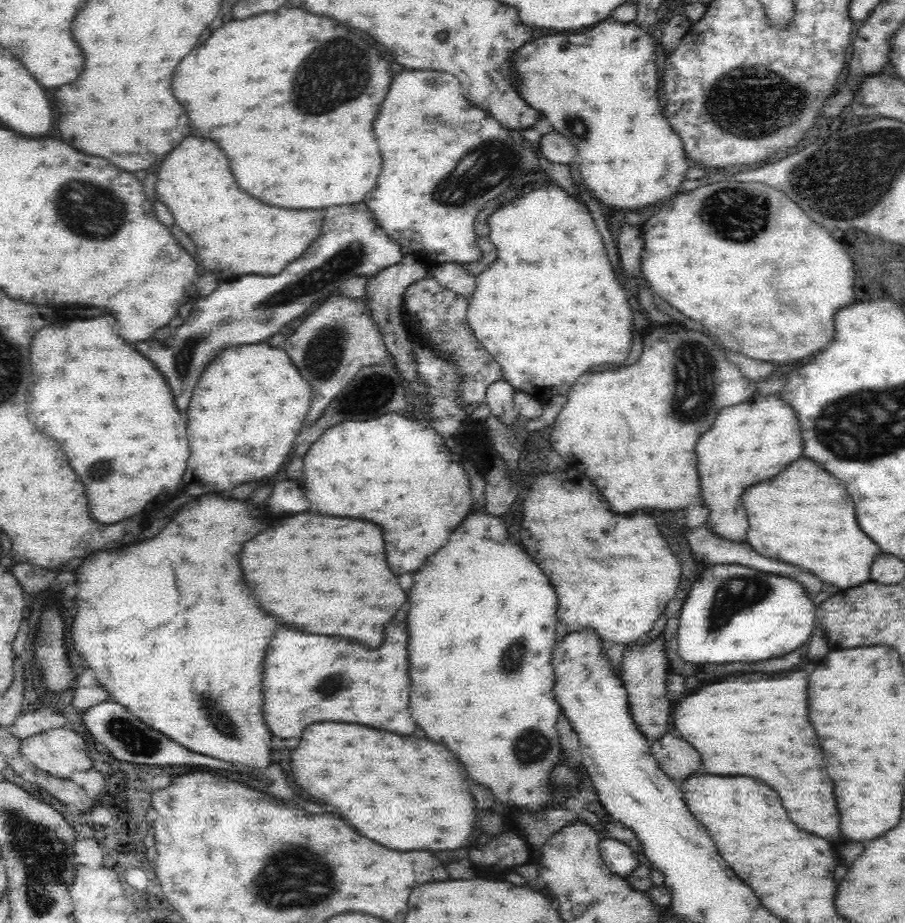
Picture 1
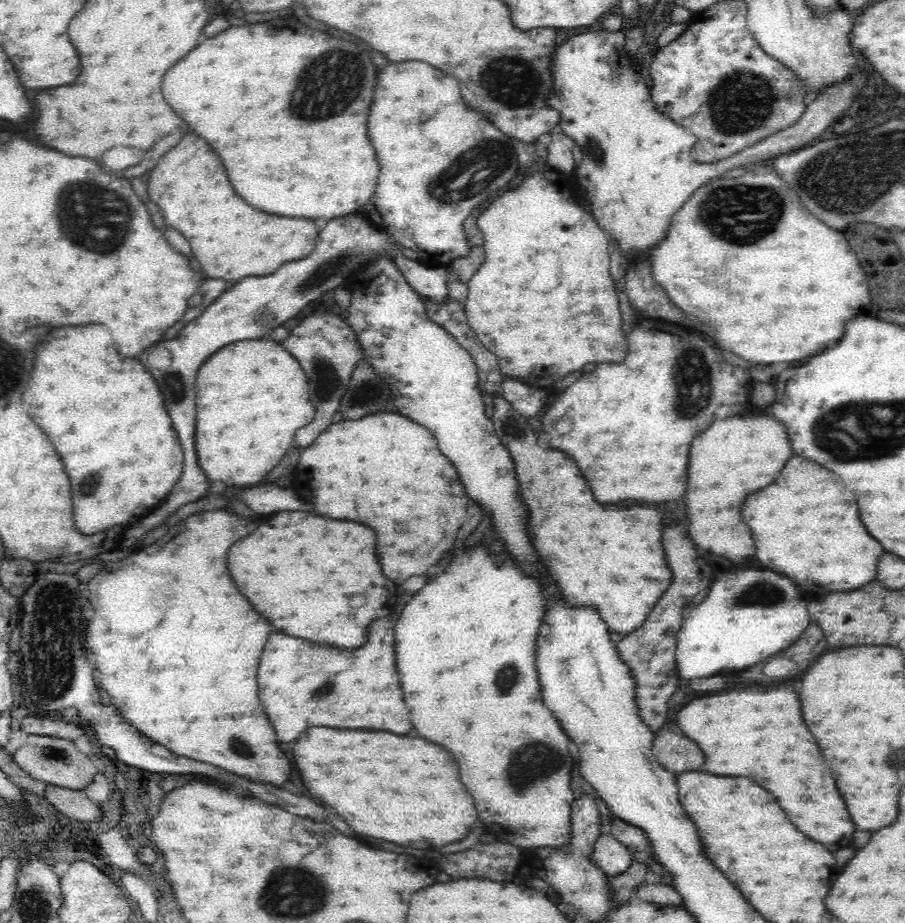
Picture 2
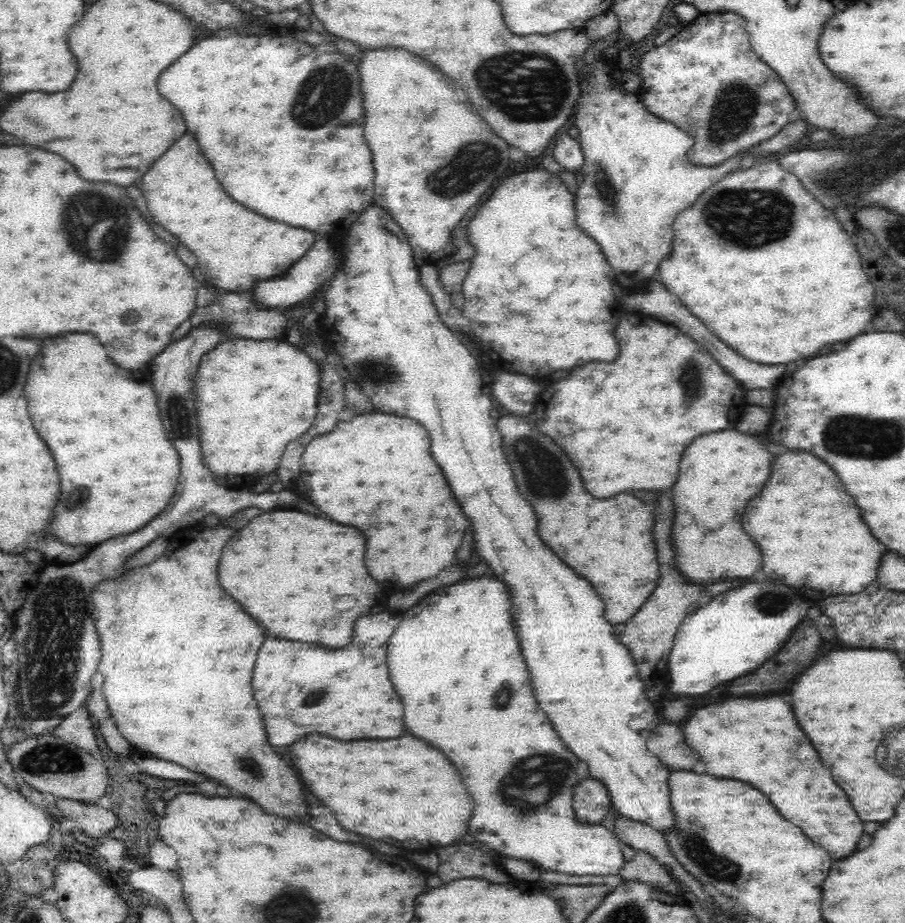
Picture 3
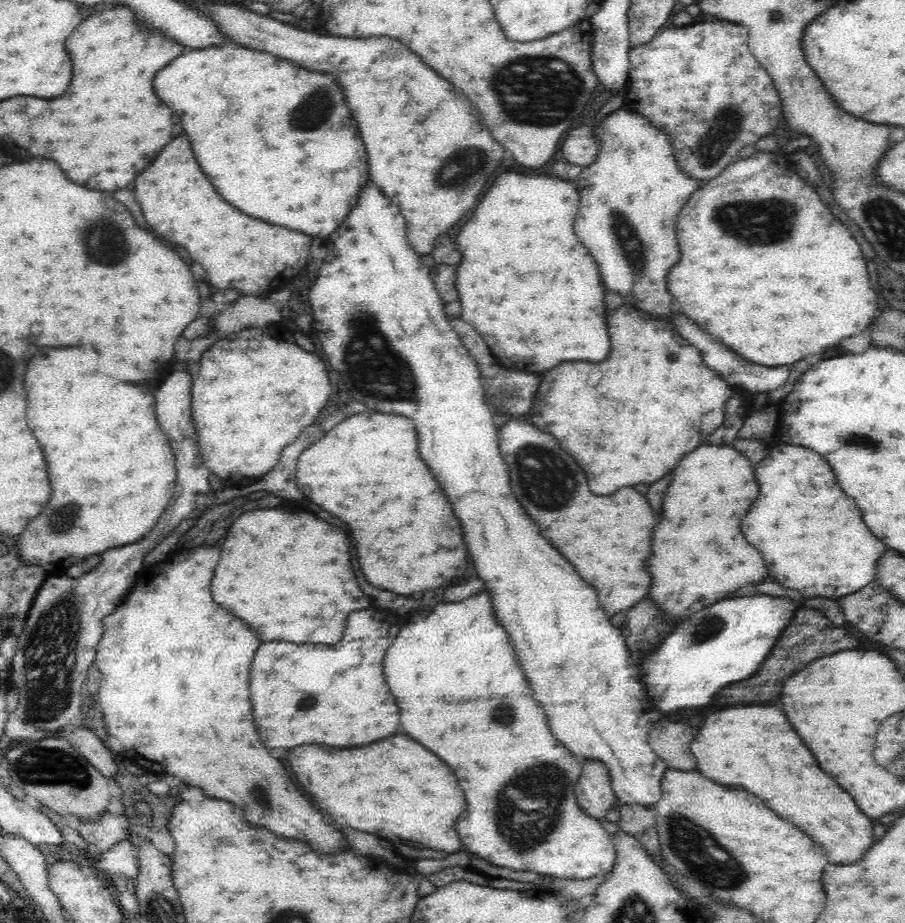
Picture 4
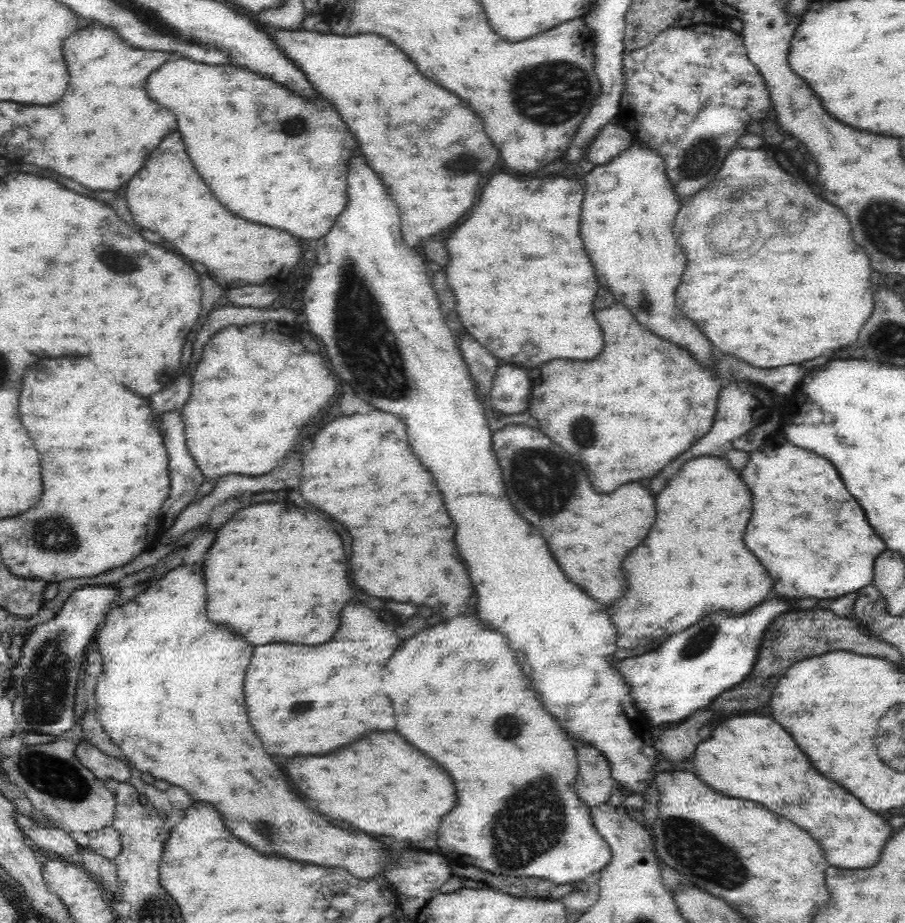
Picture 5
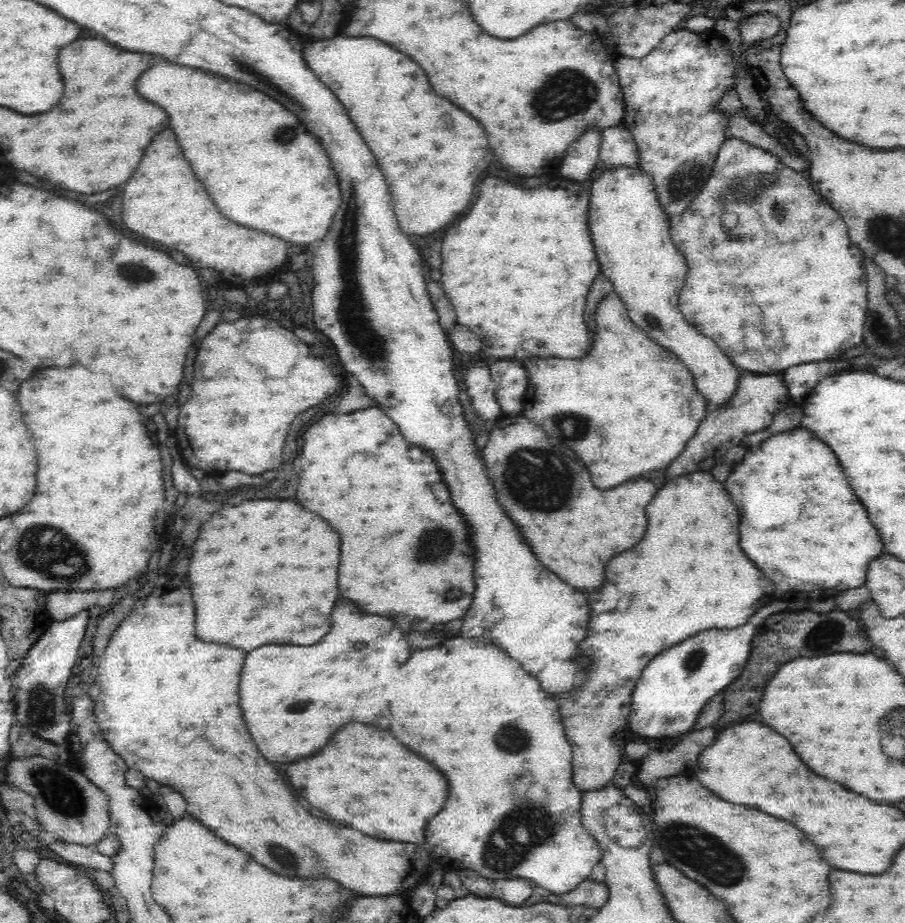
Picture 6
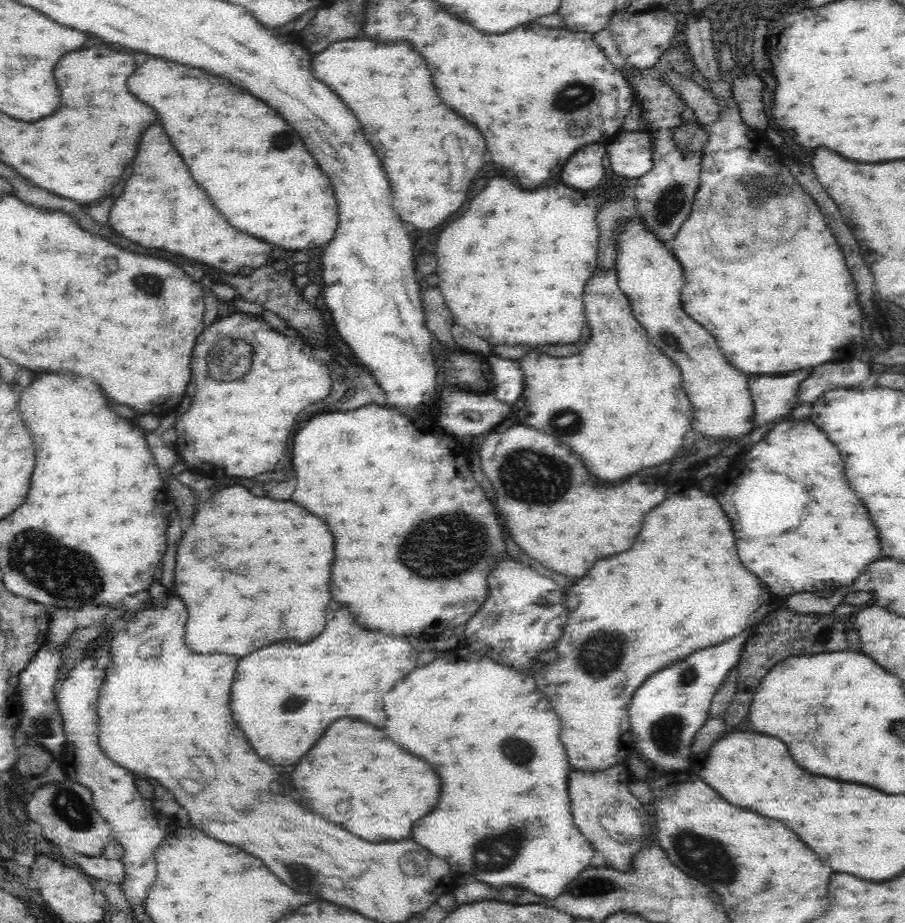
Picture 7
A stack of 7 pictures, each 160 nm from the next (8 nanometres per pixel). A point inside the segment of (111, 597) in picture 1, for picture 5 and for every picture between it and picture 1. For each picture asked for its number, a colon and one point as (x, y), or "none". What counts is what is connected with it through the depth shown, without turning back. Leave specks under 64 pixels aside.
2: (179, 659)
3: (177, 655)
4: (175, 667)
5: (171, 693)

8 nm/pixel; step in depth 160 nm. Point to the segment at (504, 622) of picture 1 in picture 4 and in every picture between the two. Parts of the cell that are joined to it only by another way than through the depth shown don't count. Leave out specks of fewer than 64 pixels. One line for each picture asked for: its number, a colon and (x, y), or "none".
2: (465, 650)
3: (455, 660)
4: (440, 667)

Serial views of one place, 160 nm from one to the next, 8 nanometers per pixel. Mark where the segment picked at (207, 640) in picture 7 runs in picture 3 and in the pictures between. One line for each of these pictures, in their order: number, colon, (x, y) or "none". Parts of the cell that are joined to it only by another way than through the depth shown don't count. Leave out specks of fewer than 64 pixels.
3: (288, 569)
4: (277, 571)
5: (276, 573)
6: (259, 571)

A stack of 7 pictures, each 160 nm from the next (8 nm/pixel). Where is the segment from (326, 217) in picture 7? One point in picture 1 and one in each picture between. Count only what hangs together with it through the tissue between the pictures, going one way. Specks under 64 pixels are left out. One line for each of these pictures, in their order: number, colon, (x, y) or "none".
1: (244, 90)
2: (285, 107)
3: (264, 109)
4: (302, 169)
5: (281, 177)
6: (235, 139)

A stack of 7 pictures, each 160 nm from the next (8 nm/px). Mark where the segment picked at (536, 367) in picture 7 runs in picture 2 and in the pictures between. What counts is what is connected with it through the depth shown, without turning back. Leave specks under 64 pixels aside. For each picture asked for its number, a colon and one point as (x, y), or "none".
2: (629, 426)
3: (639, 413)
4: (646, 388)
5: (652, 399)
6: (638, 403)

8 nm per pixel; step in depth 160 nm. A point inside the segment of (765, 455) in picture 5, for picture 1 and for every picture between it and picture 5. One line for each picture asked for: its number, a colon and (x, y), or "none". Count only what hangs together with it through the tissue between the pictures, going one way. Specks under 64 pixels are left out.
1: (786, 514)
2: (802, 528)
3: (807, 538)
4: (810, 534)

